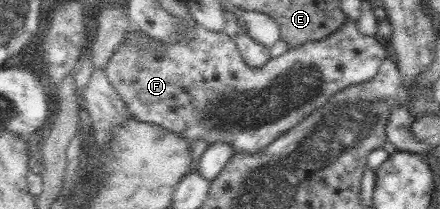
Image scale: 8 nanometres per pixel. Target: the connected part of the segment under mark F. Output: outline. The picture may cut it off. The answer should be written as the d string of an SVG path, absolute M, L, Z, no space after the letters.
M346 17L344 24L338 30L328 35L328 37L318 39L317 41L306 41L298 47L287 49L282 55L268 59L268 62L262 67L250 67L240 56L240 51L237 48L235 39L226 35L224 31L214 32L208 30L200 25L196 19L182 19L182 22L184 22L184 26L188 26L186 37L179 38L178 42L163 42L164 53L162 54L144 51L140 45L134 45L134 47L132 47L132 45L126 45L126 41L120 43L106 65L106 74L112 86L114 86L114 90L119 92L120 98L126 103L126 106L130 109L131 116L134 116L134 118L143 123L154 123L164 129L171 130L172 133L176 133L178 136L184 136L184 138L190 140L191 143L196 142L196 140L205 140L208 145L216 144L216 142L228 142L228 144L234 148L234 156L236 156L237 152L252 154L253 152L265 149L266 146L272 144L280 135L286 133L294 126L297 126L300 122L303 122L308 115L317 111L322 105L325 105L326 101L334 96L334 94L338 93L338 91L342 91L355 84L372 80L372 78L377 76L378 69L382 66L382 61L386 60L386 56L389 56L389 49L386 46L379 45L377 36L364 35L364 33L360 32L360 29L358 29L357 20L348 19Z

